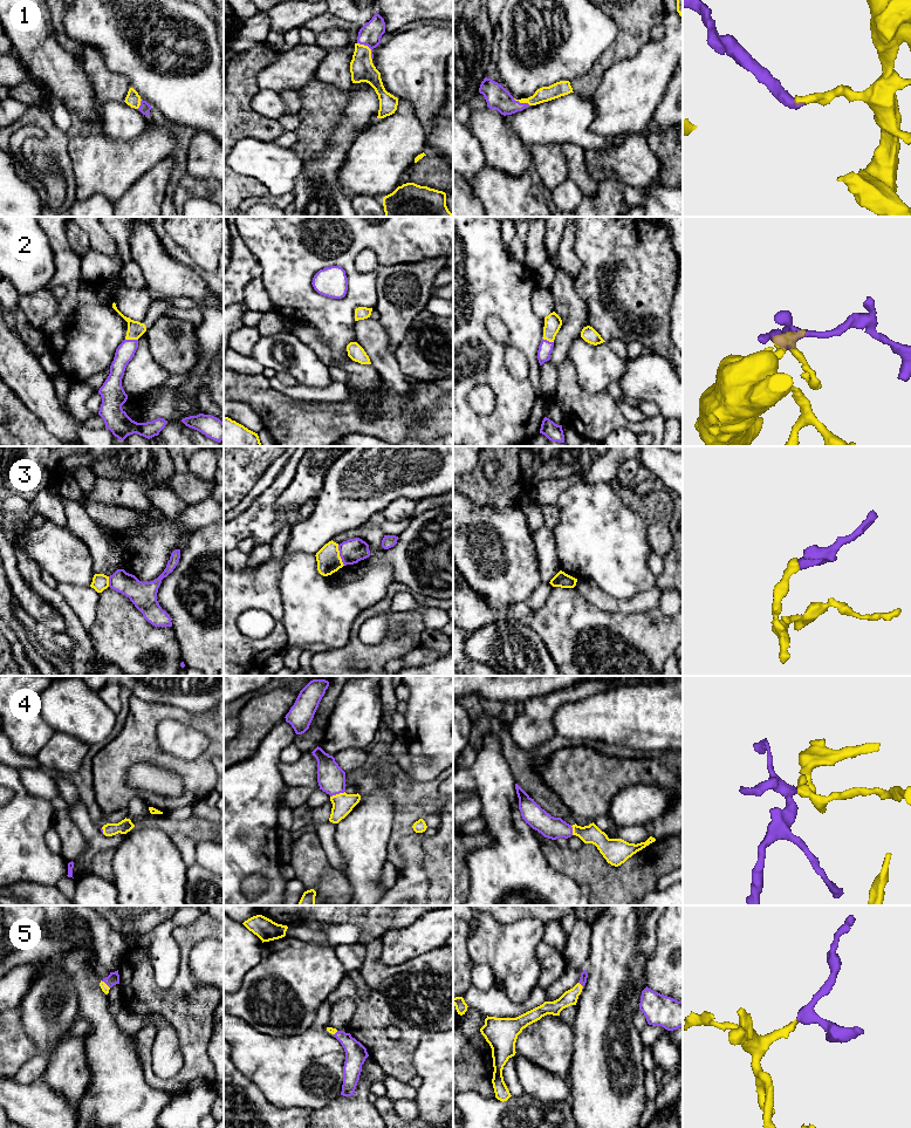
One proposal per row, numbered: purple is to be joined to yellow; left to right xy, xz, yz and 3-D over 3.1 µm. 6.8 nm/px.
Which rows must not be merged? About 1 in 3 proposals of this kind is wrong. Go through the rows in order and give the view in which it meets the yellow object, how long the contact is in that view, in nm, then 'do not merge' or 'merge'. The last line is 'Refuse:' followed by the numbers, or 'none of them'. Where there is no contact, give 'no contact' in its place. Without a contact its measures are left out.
1: contact in xz; length 160 nm; merge
2: contact in xy; length 90 nm; merge
3: contact in xz; length 150 nm; merge
4: contact in xz; length 110 nm; merge
5: contact in xy; length 80 nm; merge
Refuse: none of them

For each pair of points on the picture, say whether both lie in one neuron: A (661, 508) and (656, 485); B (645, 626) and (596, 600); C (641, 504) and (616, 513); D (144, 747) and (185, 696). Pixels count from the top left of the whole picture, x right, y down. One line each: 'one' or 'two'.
A: two
B: two
C: two
D: two

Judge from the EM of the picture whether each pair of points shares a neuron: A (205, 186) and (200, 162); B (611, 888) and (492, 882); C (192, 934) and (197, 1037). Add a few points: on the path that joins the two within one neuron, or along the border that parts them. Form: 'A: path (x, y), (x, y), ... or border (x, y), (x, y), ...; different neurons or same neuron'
A: border (186, 172), (197, 177), (211, 178); different neurons
B: border (564, 874), (580, 883), (584, 883), (590, 893); different neurons
C: path (184, 959), (184, 988), (190, 993), (190, 1011); same neuron

